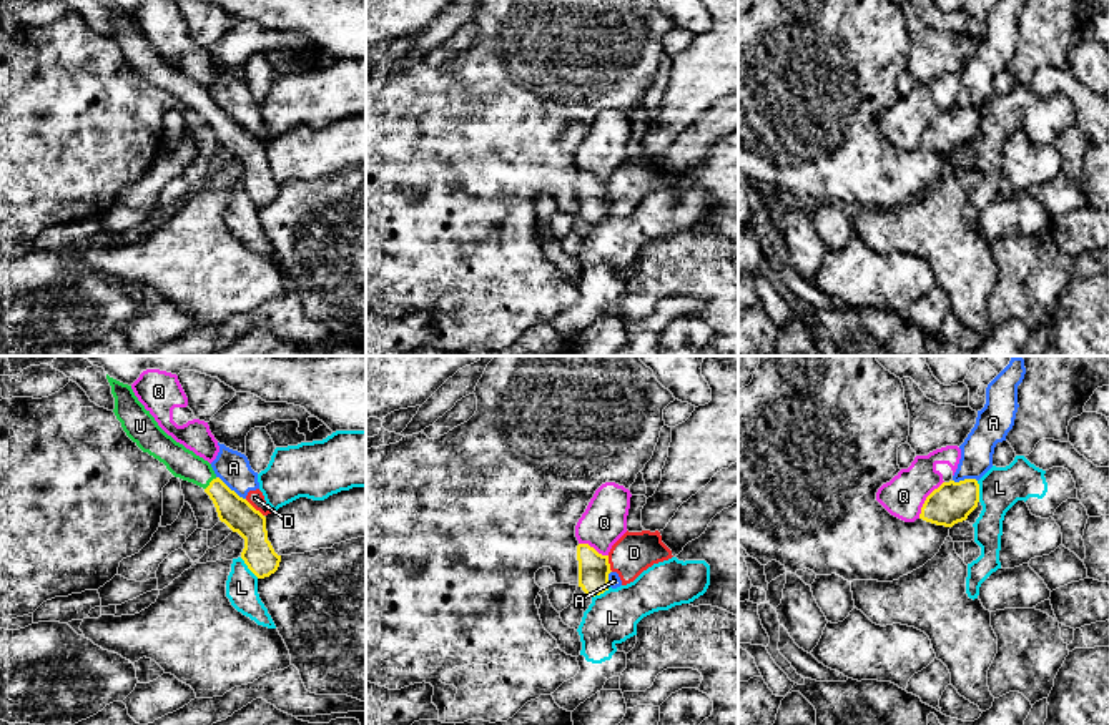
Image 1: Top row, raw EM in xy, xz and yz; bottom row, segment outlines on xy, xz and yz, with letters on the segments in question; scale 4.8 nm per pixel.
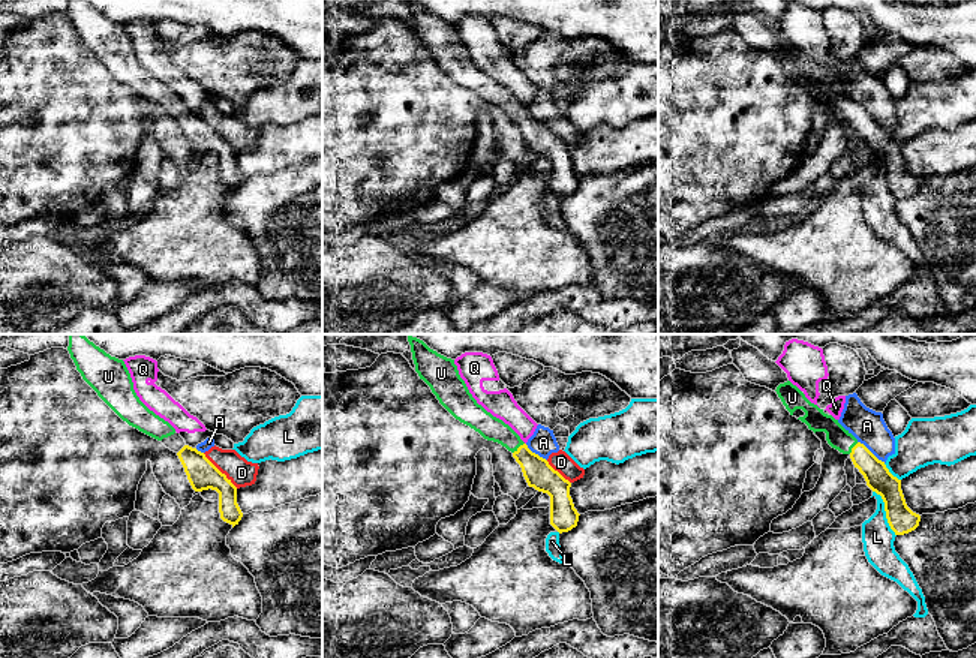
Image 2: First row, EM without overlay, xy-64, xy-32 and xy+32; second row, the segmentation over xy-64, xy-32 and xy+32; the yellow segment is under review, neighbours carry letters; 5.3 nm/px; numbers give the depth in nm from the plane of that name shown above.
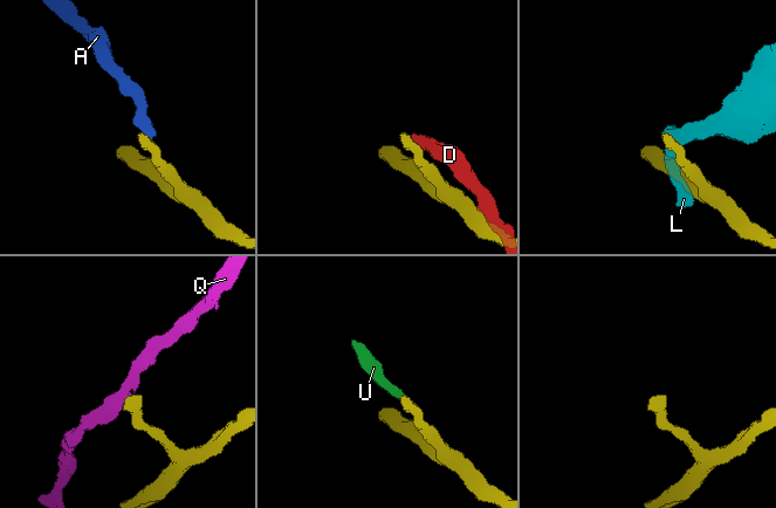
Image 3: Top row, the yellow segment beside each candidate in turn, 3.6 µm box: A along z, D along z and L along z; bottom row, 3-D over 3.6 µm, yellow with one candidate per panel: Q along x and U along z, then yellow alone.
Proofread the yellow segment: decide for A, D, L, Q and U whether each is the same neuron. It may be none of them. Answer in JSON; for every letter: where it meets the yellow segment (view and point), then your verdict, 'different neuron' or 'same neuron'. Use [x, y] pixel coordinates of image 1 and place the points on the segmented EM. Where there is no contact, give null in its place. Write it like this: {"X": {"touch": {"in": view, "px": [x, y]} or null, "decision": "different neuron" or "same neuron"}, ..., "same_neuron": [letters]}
{"A": {"touch": {"in": "xy", "px": [230, 489]}, "decision": "different neuron"}, "D": {"touch": {"in": "xy", "px": [253, 507]}, "decision": "different neuron"}, "L": {"touch": {"in": "xy", "px": [248, 567]}, "decision": "different neuron"}, "Q": {"touch": {"in": "yz", "px": [926, 499]}, "decision": "different neuron"}, "U": {"touch": {"in": "xy", "px": [210, 483]}, "decision": "same neuron"}, "same_neuron": ["U"]}

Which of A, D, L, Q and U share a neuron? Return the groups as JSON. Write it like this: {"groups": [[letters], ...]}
{"groups": [["A", "D"], ["L"], ["Q"], ["U"]]}

